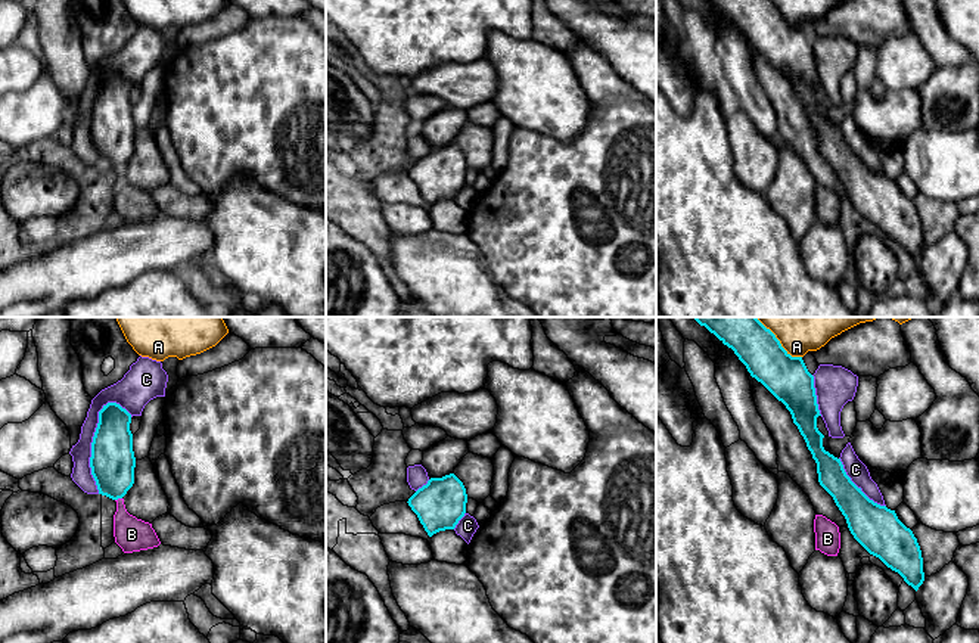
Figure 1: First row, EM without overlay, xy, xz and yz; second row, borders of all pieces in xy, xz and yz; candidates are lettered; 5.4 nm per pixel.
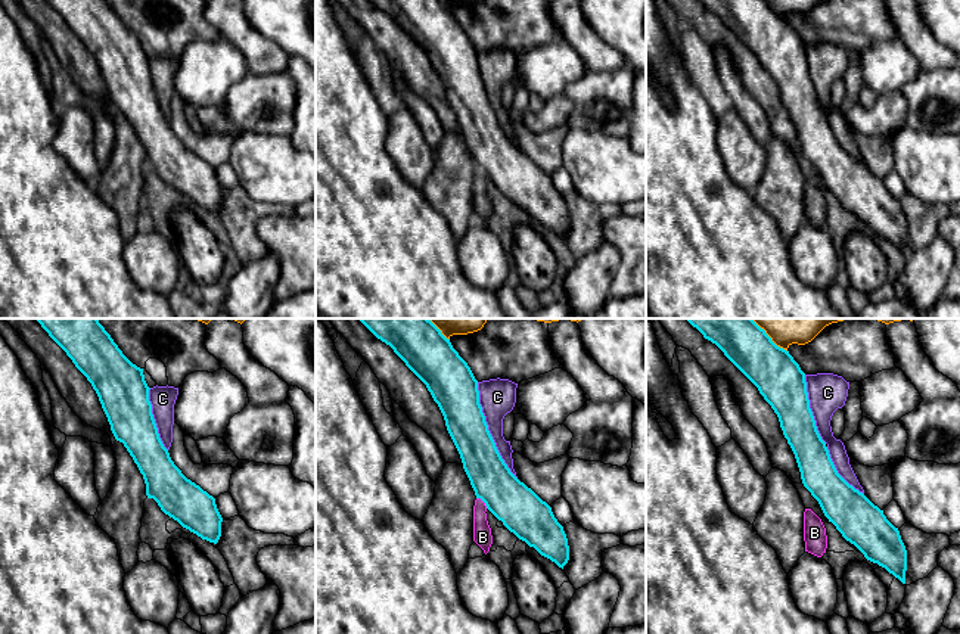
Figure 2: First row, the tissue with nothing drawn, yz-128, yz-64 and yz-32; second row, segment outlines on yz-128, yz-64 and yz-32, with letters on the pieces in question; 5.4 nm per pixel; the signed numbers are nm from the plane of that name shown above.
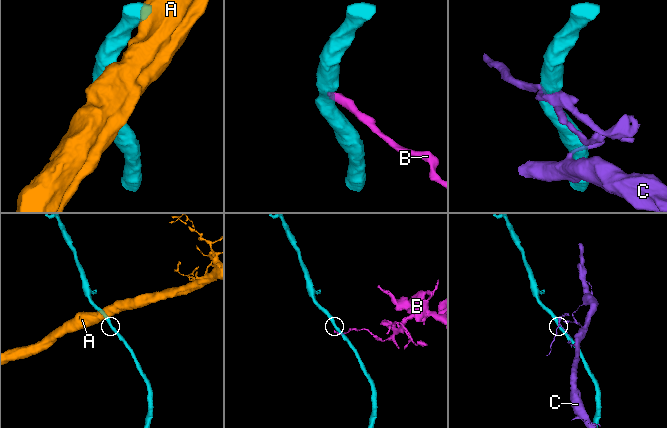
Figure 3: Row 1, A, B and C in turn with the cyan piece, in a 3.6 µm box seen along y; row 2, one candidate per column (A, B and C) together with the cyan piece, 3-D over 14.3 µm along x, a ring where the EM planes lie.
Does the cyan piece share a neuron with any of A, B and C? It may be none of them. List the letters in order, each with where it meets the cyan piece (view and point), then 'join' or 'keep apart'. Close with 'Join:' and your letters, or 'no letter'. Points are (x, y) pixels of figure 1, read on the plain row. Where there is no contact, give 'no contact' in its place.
A: contact yz (783, 18); keep apart
B: contact xy (118, 167); join
C: contact xy (92, 114); keep apart
Join: B

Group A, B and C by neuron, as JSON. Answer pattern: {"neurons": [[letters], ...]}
{"neurons": [["A"], ["B"], ["C"]]}

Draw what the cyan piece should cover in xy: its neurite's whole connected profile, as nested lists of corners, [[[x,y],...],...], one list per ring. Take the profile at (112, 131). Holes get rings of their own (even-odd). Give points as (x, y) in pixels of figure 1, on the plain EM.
[[[116,72],[99,81],[99,93],[91,112],[90,137],[99,164],[116,171],[114,184],[115,212],[124,223],[158,217],[161,214],[152,193],[130,184],[124,165],[134,153],[136,127],[131,84]]]

